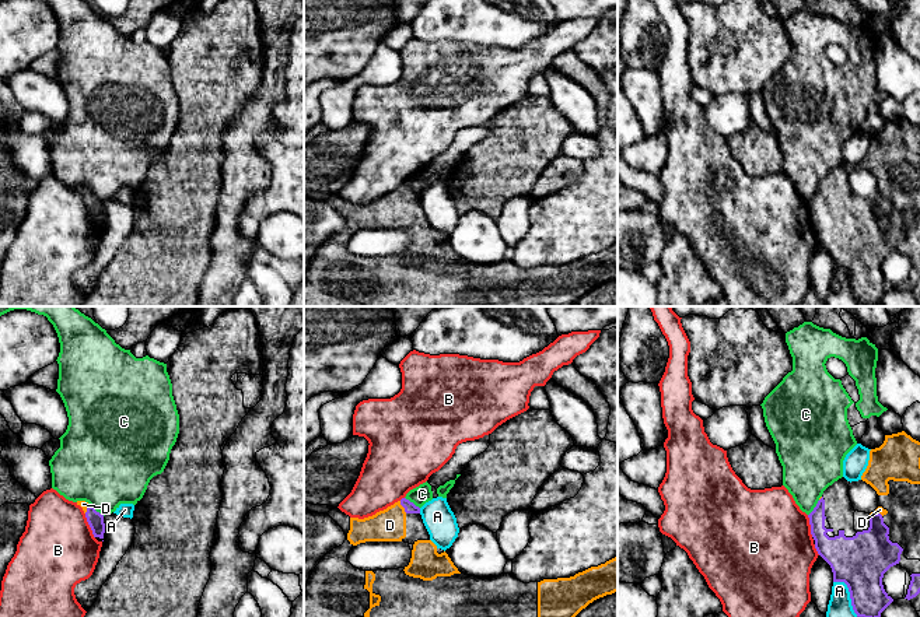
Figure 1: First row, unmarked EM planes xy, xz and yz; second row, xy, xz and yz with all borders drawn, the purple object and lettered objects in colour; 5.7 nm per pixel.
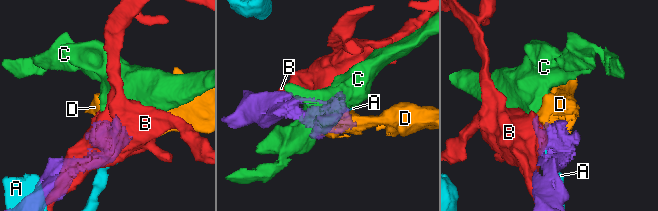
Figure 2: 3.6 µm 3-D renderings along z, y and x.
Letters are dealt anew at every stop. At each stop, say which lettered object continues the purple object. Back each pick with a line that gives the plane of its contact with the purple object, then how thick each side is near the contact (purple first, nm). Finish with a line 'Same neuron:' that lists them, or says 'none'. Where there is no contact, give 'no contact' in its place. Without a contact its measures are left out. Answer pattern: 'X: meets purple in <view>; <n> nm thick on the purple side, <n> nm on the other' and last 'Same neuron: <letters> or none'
D: meets purple in xz; 70 nm thick on the purple side, 190 nm on the other
Same neuron: D

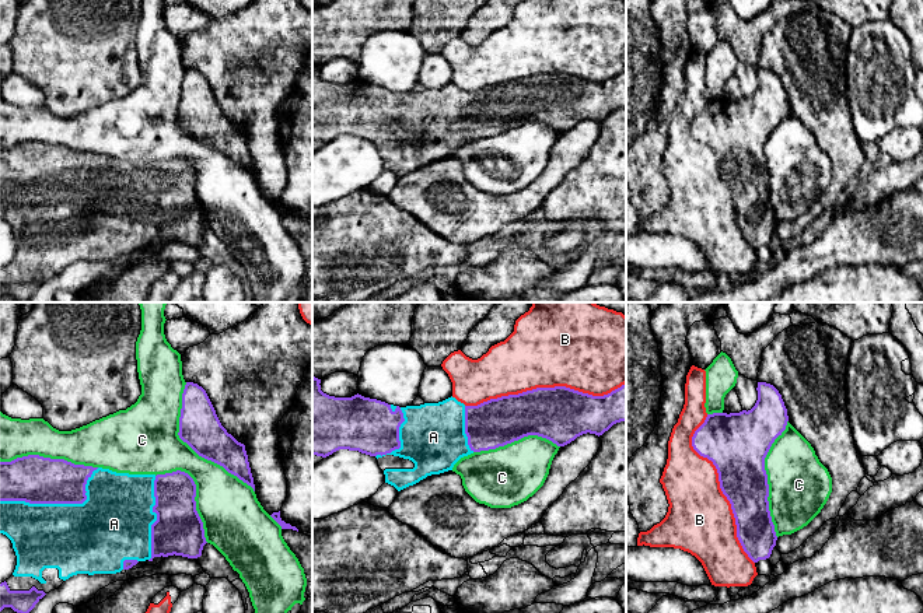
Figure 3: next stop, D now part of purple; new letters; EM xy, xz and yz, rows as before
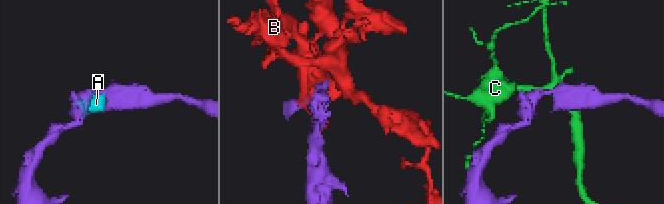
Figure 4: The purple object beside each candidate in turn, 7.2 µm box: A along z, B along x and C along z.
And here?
A: meets purple in xy; 280 nm thick on the purple side, 400 nm on the other
Same neuron: A

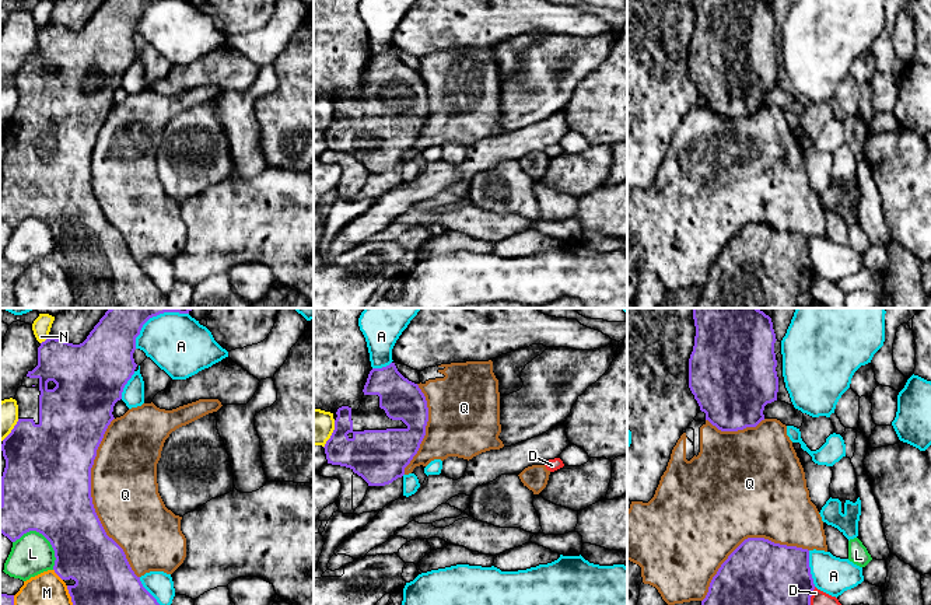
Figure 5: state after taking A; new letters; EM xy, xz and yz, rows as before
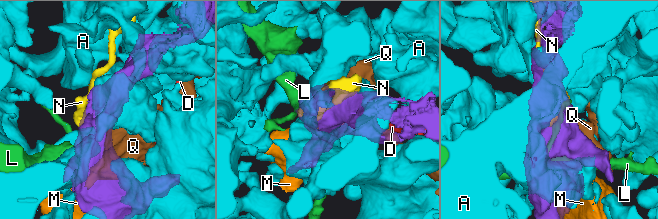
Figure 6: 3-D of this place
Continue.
Same neuron: none

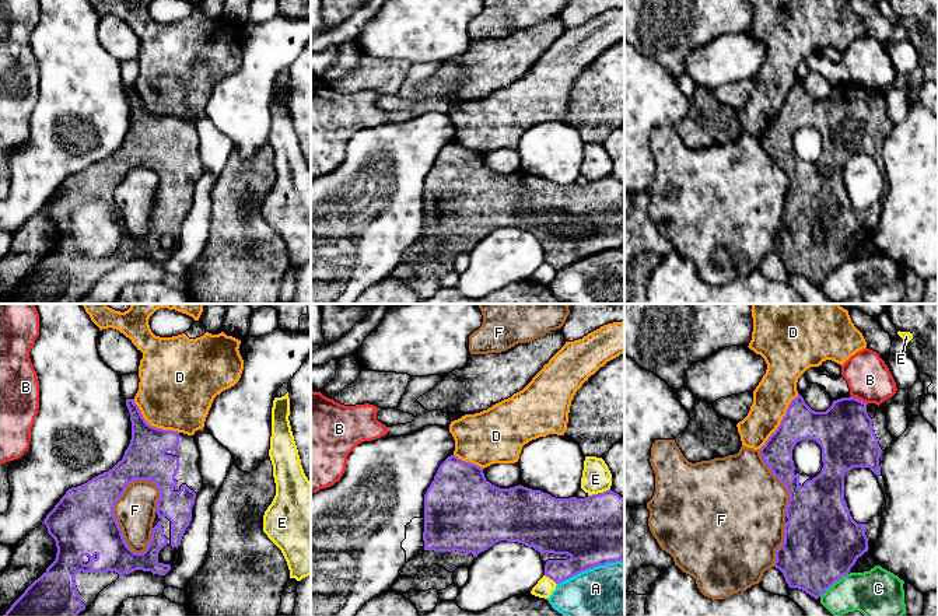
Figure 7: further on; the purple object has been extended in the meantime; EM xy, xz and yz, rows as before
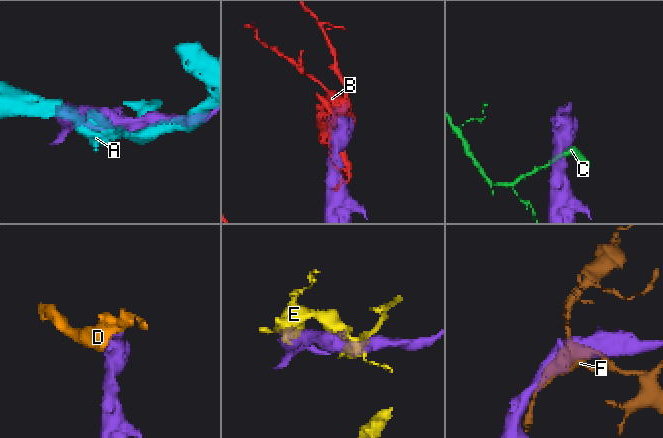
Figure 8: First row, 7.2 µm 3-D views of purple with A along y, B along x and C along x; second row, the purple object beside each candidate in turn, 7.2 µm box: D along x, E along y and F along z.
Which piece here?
Same neuron: none

